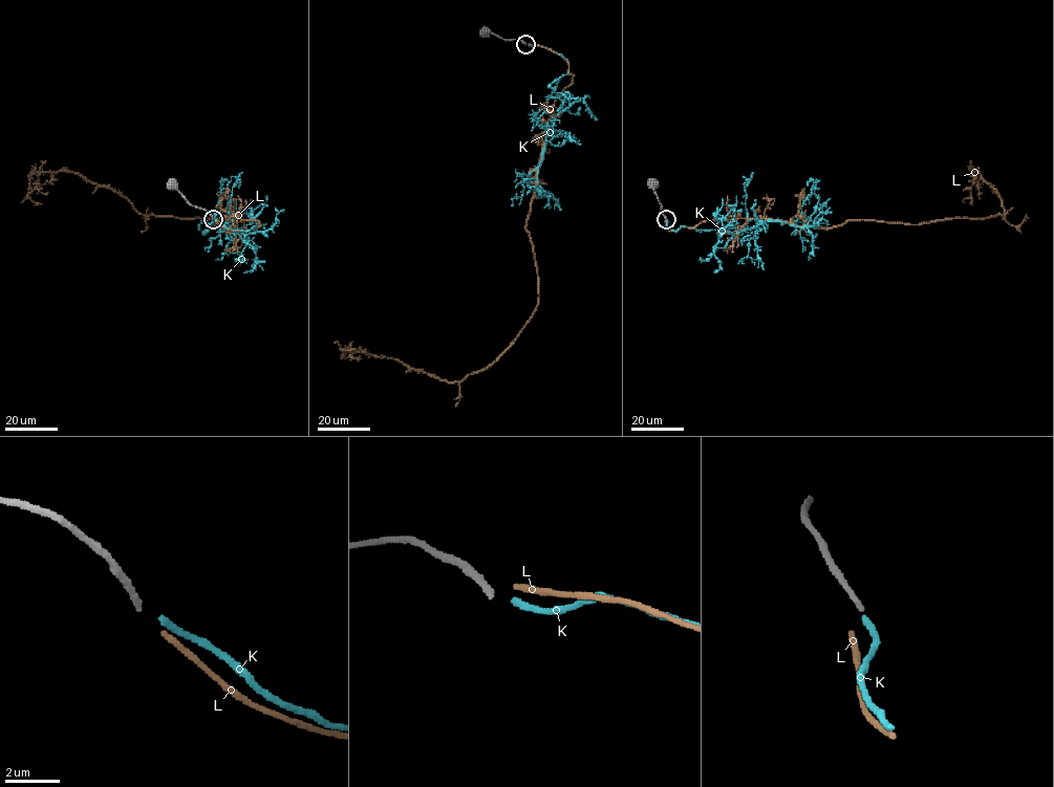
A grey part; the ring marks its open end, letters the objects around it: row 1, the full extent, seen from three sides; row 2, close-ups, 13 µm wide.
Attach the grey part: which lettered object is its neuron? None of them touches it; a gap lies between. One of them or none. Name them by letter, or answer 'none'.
K

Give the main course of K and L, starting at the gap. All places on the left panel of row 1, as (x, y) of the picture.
K: (215, 219), (233, 230), (255, 227), (238, 230), (222, 226), (232, 220), (223, 226), (228, 182), (231, 181)
L: (215, 221), (232, 231), (260, 225), (142, 215), (121, 195), (65, 171), (39, 174), (27, 196), (41, 203)

